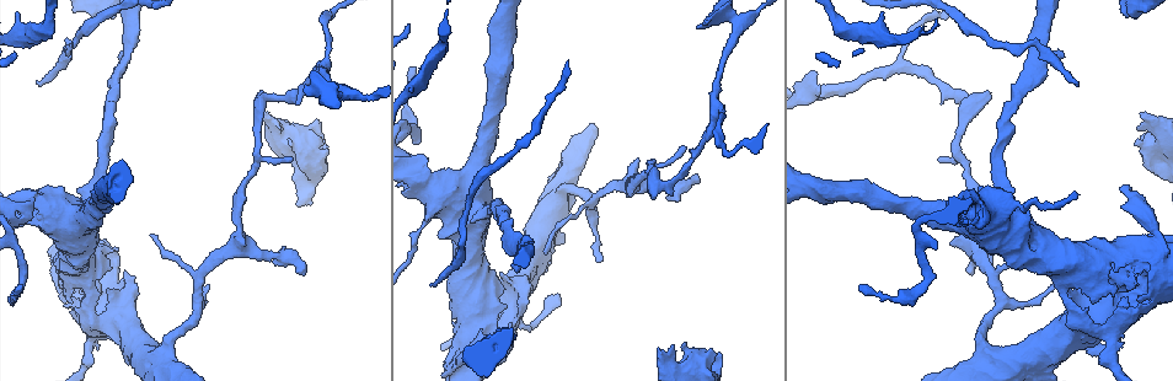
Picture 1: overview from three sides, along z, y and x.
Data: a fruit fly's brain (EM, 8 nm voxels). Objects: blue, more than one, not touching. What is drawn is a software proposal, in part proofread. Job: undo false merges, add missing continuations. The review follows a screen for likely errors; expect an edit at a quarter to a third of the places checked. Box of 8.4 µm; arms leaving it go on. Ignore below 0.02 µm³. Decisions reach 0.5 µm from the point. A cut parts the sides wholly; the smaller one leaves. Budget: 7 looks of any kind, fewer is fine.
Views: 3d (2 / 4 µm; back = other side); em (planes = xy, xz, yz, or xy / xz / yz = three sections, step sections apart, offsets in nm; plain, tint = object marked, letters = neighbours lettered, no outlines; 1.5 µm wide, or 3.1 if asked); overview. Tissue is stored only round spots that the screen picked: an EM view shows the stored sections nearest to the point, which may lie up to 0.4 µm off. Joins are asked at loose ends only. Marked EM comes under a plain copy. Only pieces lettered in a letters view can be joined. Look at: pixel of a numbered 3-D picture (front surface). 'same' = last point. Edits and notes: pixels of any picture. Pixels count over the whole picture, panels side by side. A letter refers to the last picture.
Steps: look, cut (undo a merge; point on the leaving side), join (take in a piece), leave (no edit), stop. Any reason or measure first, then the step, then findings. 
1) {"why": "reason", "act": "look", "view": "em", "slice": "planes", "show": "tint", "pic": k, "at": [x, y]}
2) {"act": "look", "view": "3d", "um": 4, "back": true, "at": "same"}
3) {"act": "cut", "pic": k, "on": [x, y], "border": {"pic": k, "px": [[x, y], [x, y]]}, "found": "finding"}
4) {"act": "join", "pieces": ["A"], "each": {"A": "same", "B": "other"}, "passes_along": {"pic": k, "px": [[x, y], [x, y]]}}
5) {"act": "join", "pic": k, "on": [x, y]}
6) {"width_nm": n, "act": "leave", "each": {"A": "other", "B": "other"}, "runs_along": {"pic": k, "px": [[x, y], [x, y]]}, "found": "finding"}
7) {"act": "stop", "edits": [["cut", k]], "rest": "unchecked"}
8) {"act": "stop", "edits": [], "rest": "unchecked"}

{"why": "free end", "act": "look", "view": "em", "slice": "xz", "step": 8, "show": "letters", "pic": 1, "at": [1075, 84]}

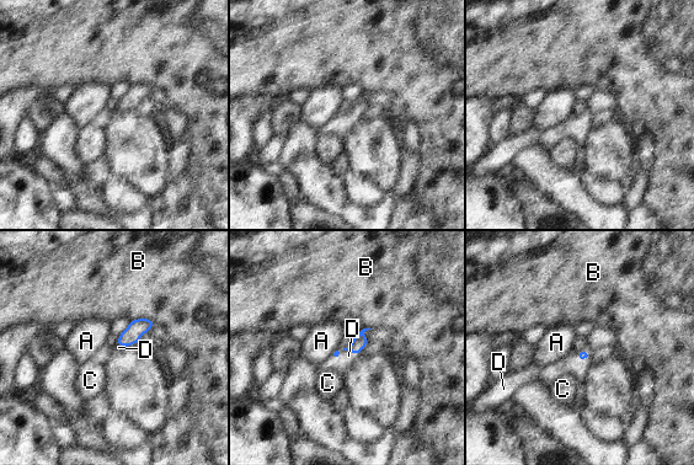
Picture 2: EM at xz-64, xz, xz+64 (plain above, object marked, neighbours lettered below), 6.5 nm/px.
{"why": "another direction", "act": "look", "view": "em", "slice": "planes", "show": "letters", "at": "same"}

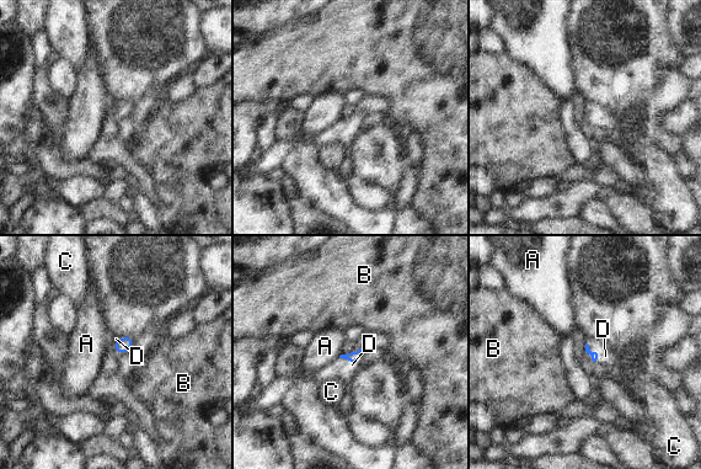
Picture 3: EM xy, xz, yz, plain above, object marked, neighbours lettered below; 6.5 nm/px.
{"longest_contact_nm": ["D", 150], "act": "join", "pieces": ["D"], "each": {"A": "other", "B": "other", "C": "other", "D": "same"}, "passes_along": {"pic": 3, "px": [[594, 356], [593, 351], [605, 356]]}, "found": "the neuron continues"}

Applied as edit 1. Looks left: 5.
{"why": "redraw", "act": "look", "view": "overview"}

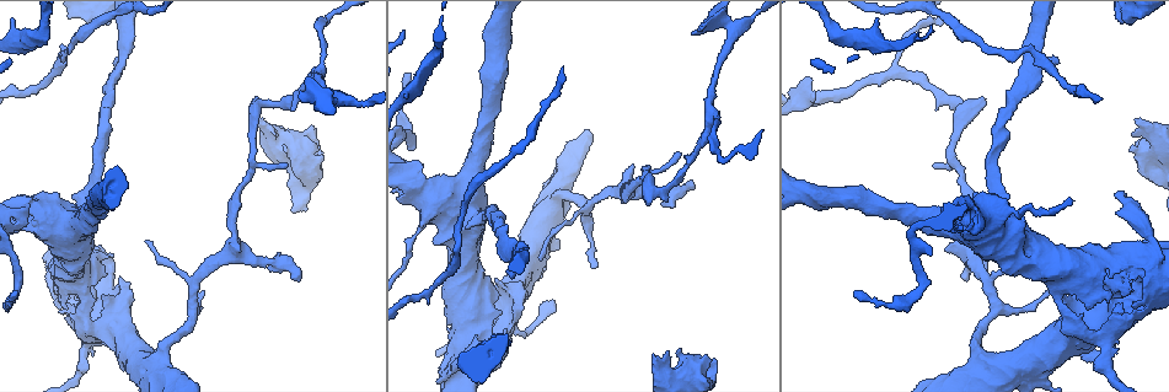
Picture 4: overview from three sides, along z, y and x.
{"why": "tapers out", "act": "look", "view": "3d", "um": 2, "back": true, "pic": 4, "at": [551, 301]}

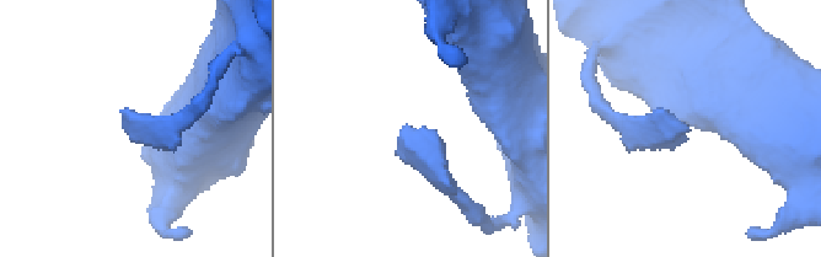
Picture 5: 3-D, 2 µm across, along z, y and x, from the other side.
{"why": "shape alone is not enough", "act": "look", "view": "em", "slice": "planes", "show": "letters", "pic": 5, "at": [688, 126]}

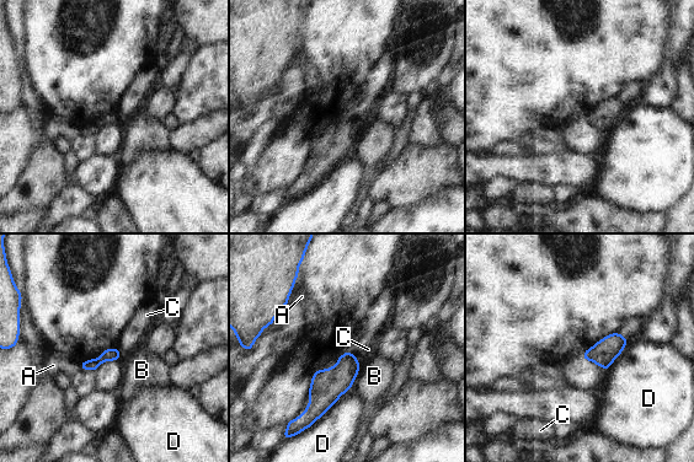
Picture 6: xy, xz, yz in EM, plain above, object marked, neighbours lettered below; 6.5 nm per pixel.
{"width_nm": 90, "act": "leave", "each": {"A": "other", "B": "other", "C": "other", "D": "other"}, "border": {"pic": 6, "px": [[354, 355], [359, 365]]}, "found": "none of them fits"}

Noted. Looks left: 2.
{"why": "an open end", "act": "look", "view": "em", "slice": "planes", "show": "letters", "pic": 4, "at": [1135, 120]}

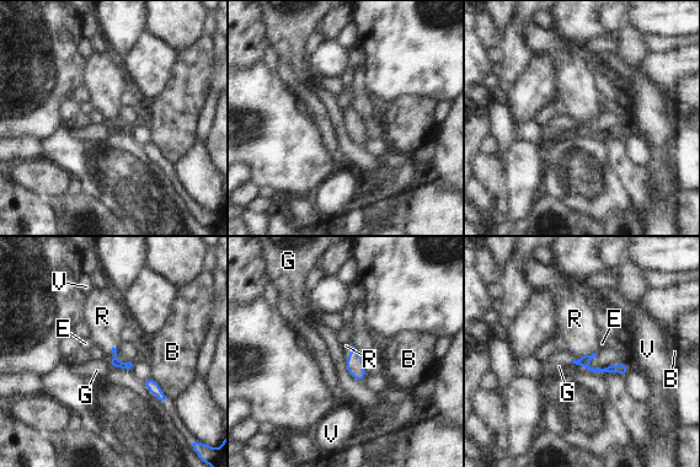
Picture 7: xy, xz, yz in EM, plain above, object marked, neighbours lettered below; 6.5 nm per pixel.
{"longest_contact_nm": ["B", 190], "act": "join", "pieces": ["R"], "each": {"B": "other", "E": "other", "G": "other", "R": "same", "V": "other"}, "passes_along": {"pic": 7, "px": [[356, 368], [350, 354], [346, 345]]}, "found": "it goes on there"}

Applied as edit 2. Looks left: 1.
{"act": "stop", "edits": [["join", 3], ["join", 7]], "rest": "unchecked"}

